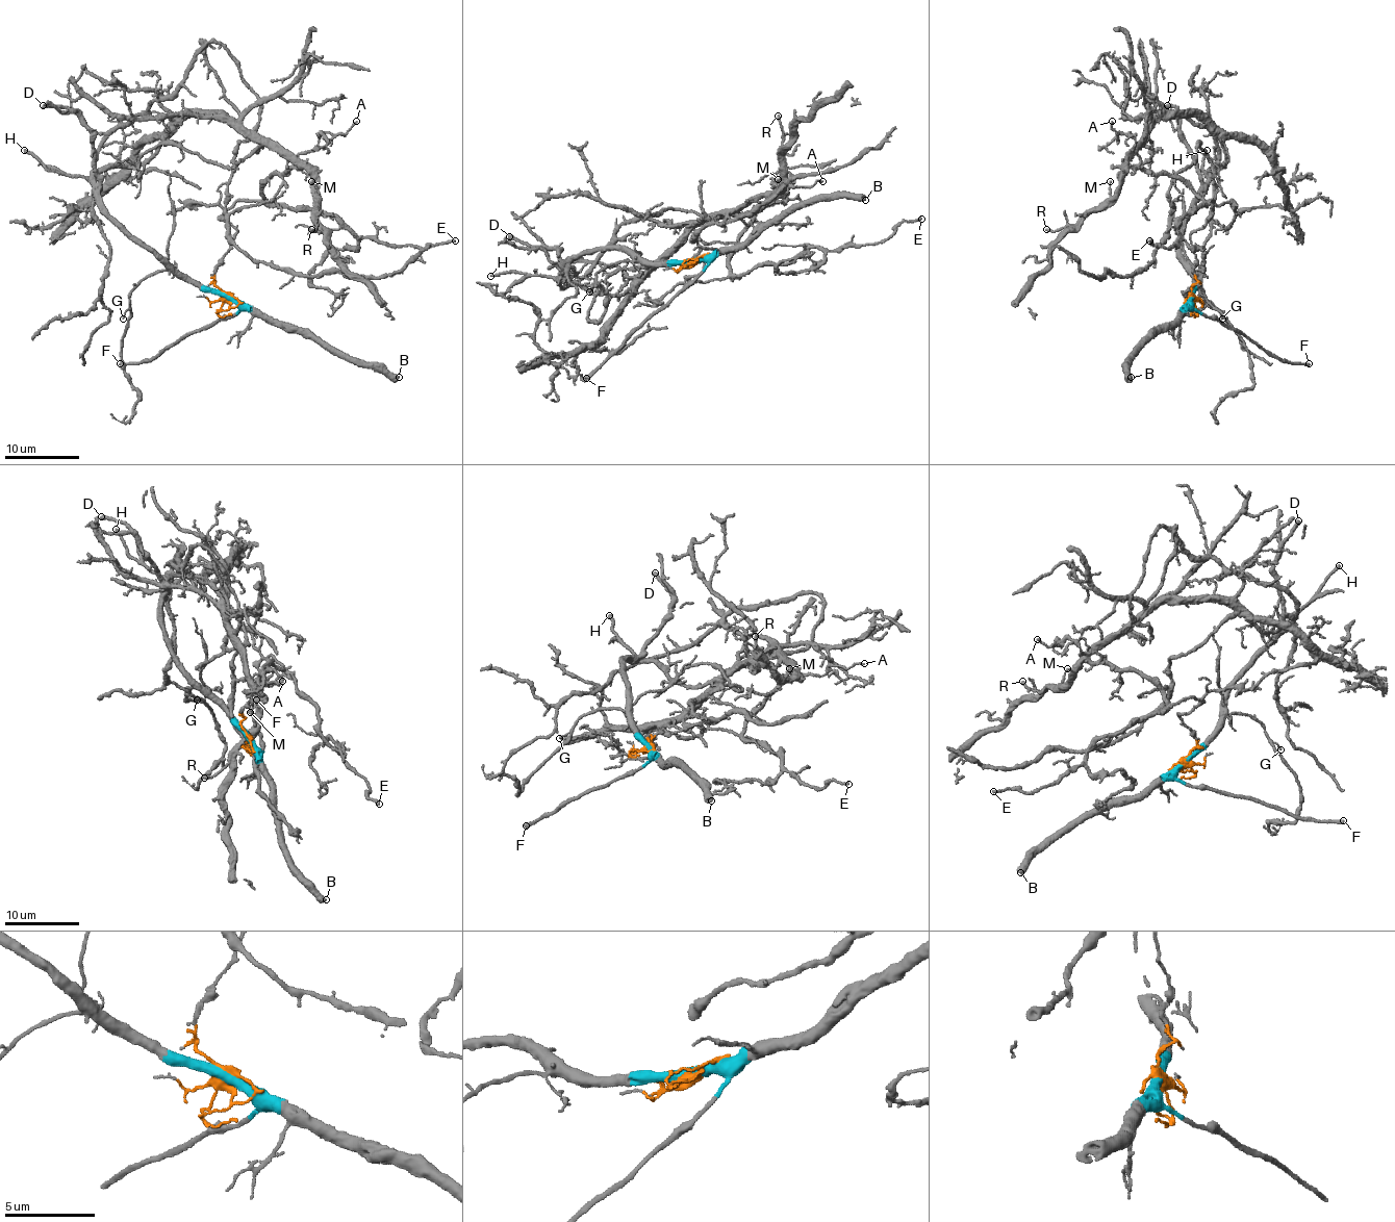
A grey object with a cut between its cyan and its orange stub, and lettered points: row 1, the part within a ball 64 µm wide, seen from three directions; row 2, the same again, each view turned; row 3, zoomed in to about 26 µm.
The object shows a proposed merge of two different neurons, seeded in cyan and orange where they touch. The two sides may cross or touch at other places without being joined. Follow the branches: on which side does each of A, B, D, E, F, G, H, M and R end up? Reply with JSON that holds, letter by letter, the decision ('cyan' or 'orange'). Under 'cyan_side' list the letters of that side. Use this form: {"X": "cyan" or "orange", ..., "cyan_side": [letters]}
{"A": "orange", "B": "cyan", "D": "cyan", "E": "orange", "F": "cyan", "G": "cyan", "H": "cyan", "M": "orange", "R": "orange", "cyan_side": ["B", "D", "F", "G", "H"]}

